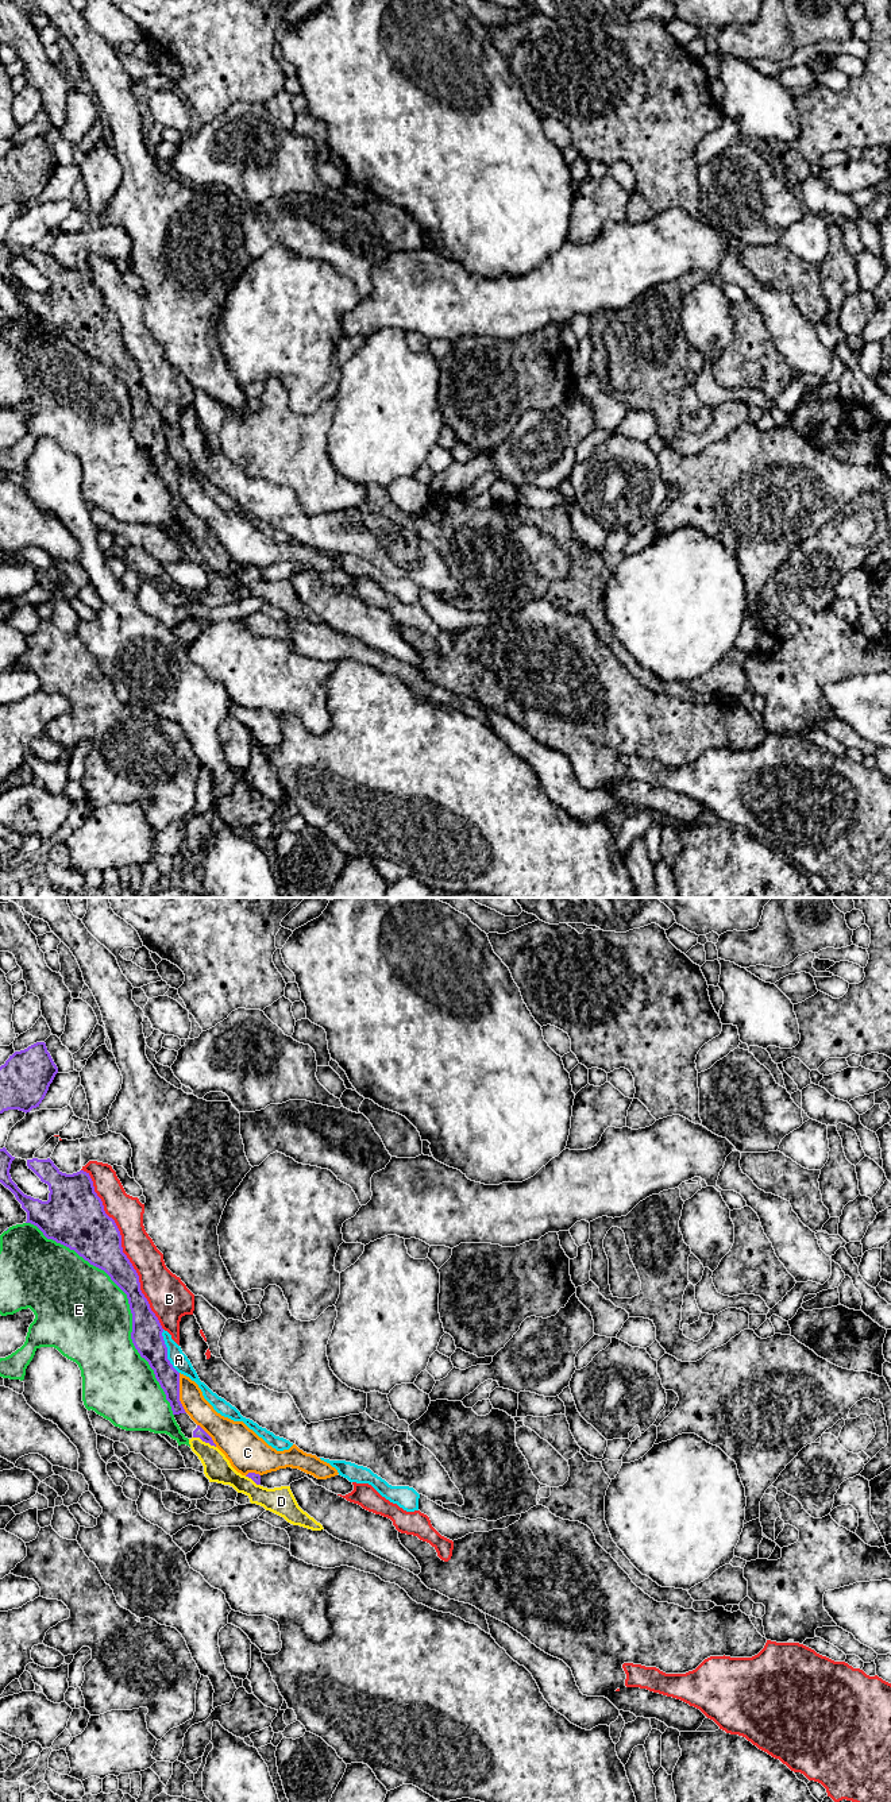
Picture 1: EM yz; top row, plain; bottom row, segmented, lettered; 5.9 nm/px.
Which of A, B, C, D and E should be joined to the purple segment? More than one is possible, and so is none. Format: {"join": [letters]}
{"join": ["D"]}

